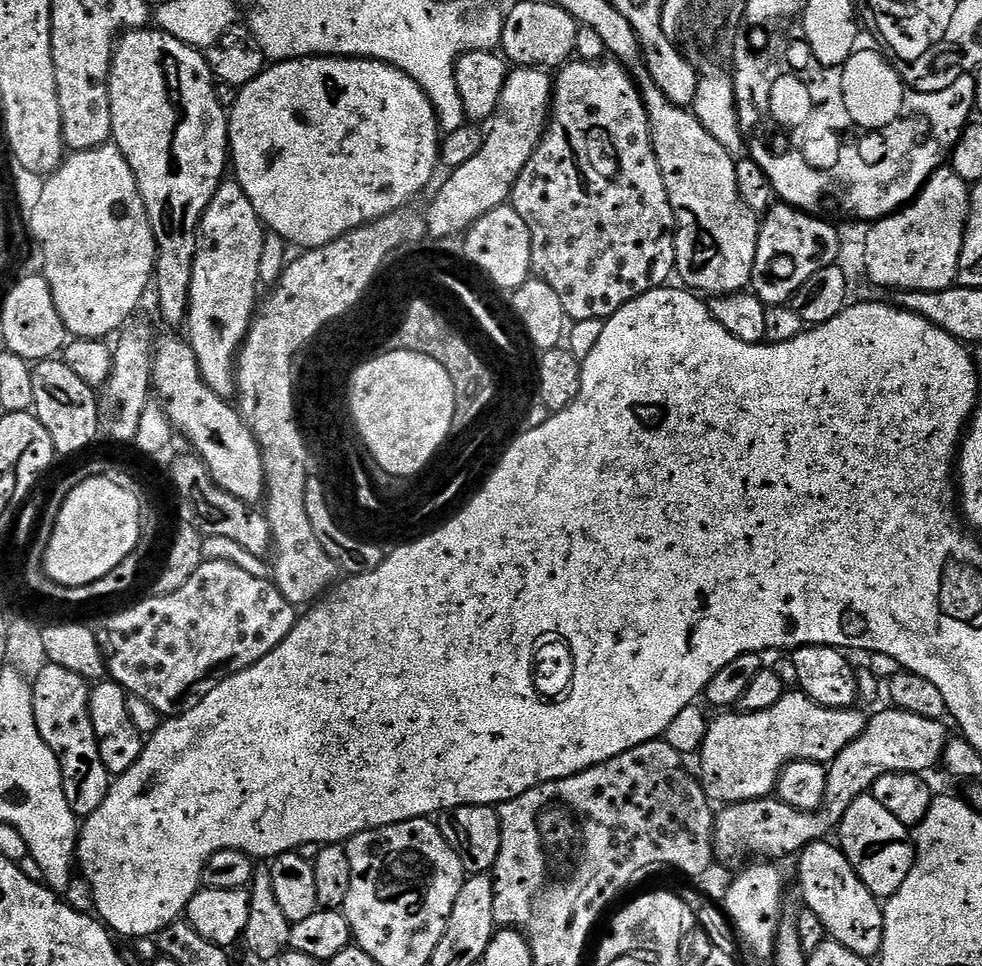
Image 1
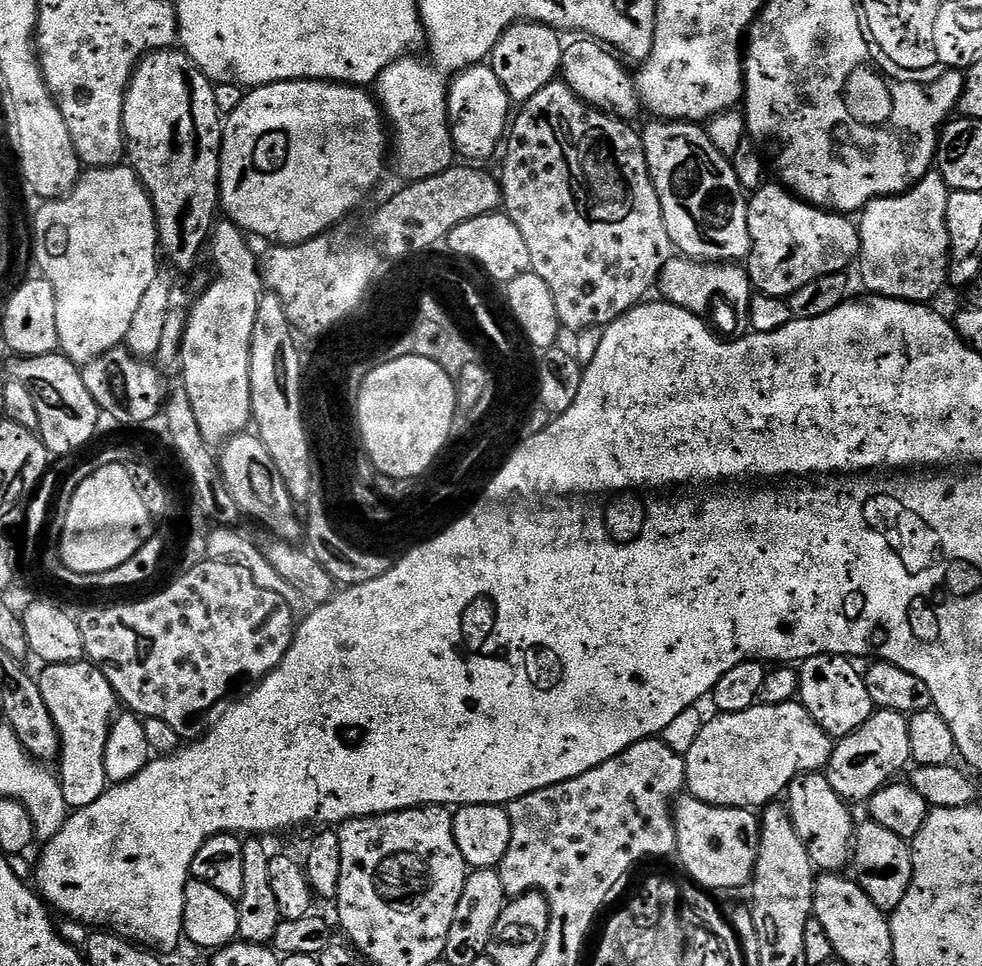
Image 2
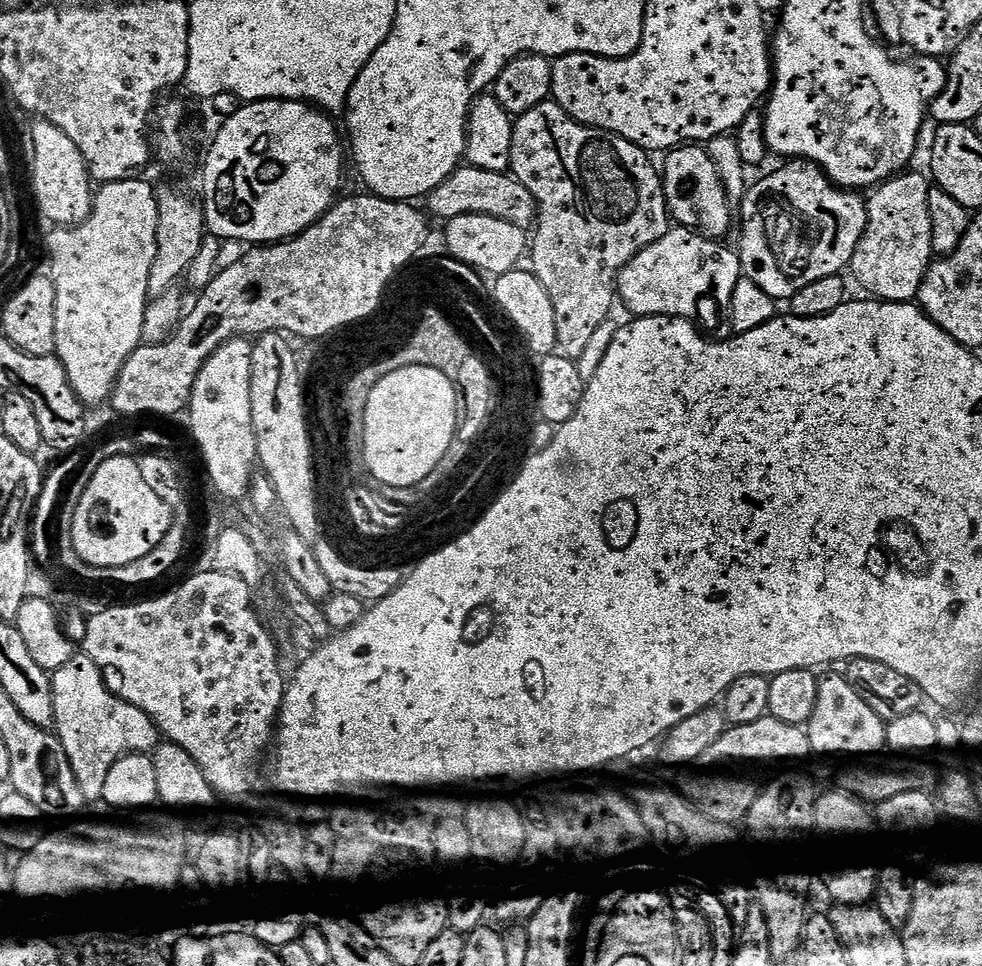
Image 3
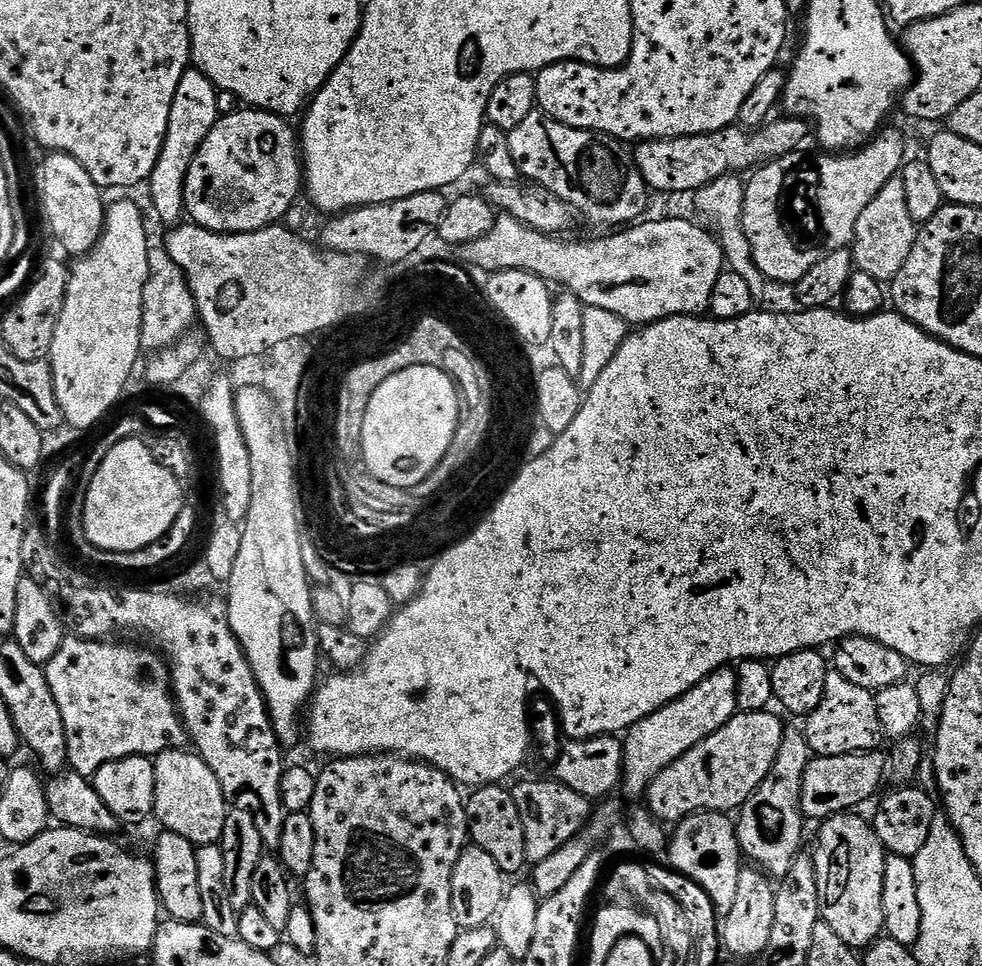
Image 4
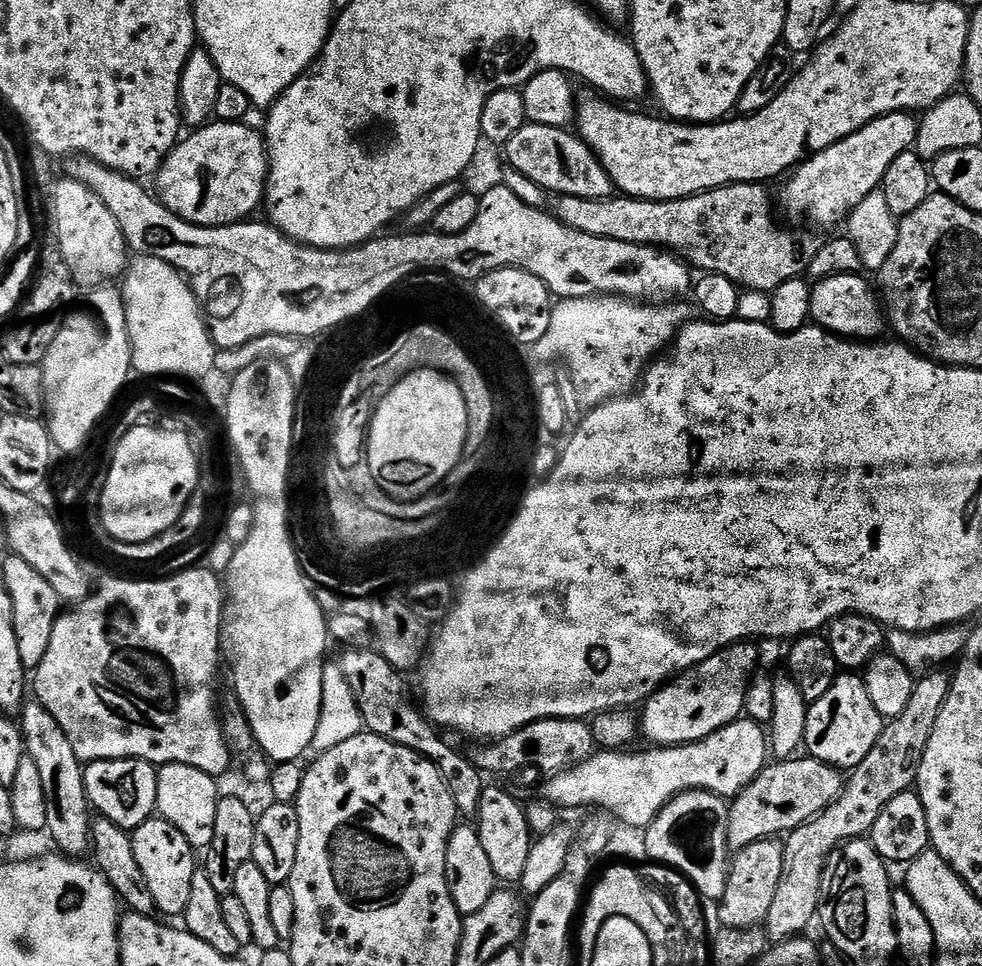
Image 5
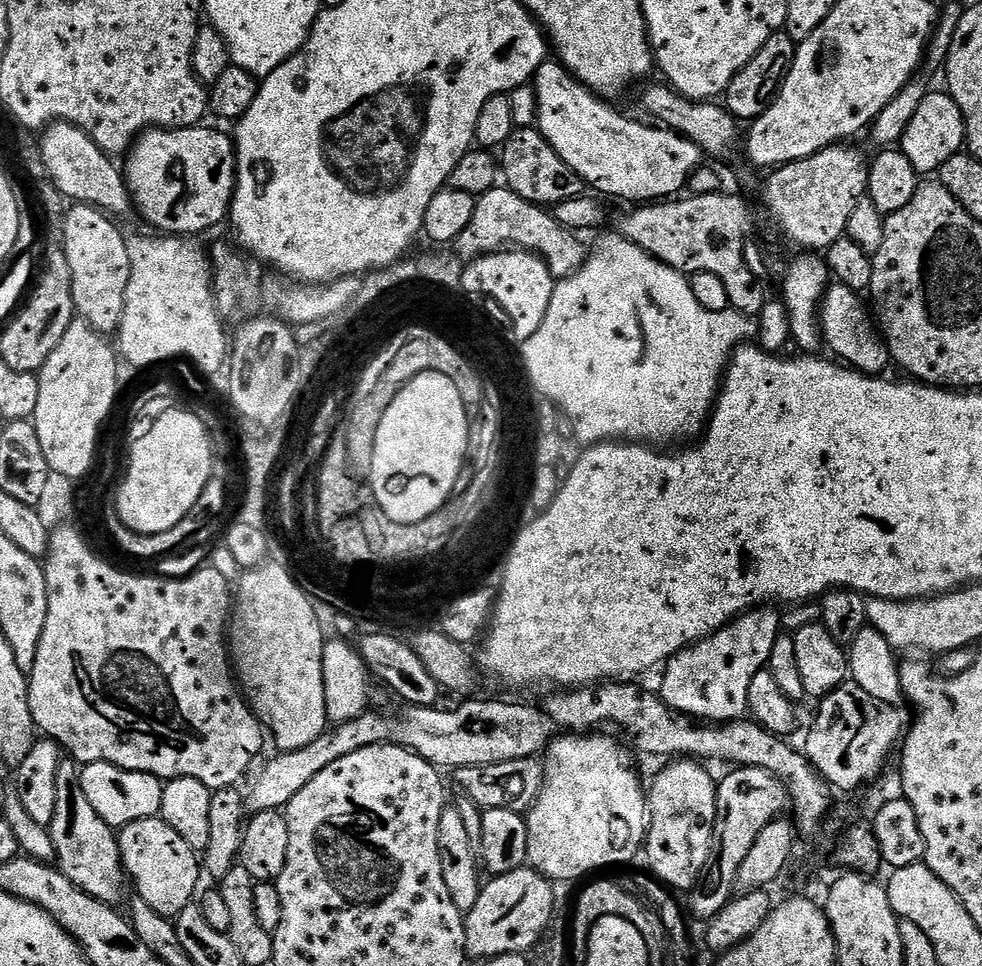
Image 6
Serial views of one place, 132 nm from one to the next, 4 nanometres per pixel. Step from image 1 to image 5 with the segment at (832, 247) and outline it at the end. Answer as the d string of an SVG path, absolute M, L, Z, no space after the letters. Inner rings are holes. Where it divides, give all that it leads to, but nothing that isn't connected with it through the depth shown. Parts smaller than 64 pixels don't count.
M891 112L874 118L834 146L811 153L787 177L788 185L781 190L780 200L778 196L779 207L781 204L785 214L792 220L808 219L813 229L828 228L839 220L840 223L847 221L858 202L883 185L886 170L890 170L894 158L915 145L917 127L918 120L913 113Z

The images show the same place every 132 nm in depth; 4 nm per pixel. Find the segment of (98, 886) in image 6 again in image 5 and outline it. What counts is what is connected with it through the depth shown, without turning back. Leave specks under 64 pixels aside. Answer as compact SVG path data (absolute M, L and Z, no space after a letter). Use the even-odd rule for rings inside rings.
M39 702L25 703L18 713L18 725L20 733L24 738L24 750L27 756L34 758L34 763L38 765L38 771L42 777L42 786L46 790L46 822L48 823L47 835L52 835L52 840L57 844L59 851L63 855L73 858L83 857L89 851L92 843L92 820L86 786L84 785L85 765L74 754L74 746L70 746L70 738L66 738L66 730L58 726L54 714L46 710L46 706Z

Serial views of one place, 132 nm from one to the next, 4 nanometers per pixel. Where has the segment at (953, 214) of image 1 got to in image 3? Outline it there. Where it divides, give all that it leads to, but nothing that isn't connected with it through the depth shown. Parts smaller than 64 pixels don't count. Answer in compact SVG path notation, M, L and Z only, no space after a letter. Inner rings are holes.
M905 170L885 180L867 197L866 230L852 255L850 272L877 300L893 300L896 304L915 301L920 283L934 258L932 227L930 226L930 180L920 172Z

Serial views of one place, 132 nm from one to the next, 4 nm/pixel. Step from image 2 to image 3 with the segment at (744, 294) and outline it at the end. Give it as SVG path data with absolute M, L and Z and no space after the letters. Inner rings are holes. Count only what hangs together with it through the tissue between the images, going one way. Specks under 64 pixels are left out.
M683 226L669 227L668 233L642 249L616 278L619 299L637 316L670 316L682 320L695 321L705 329L719 322L722 309L728 305L734 294L734 286L741 278L740 258L719 239L706 236Z

